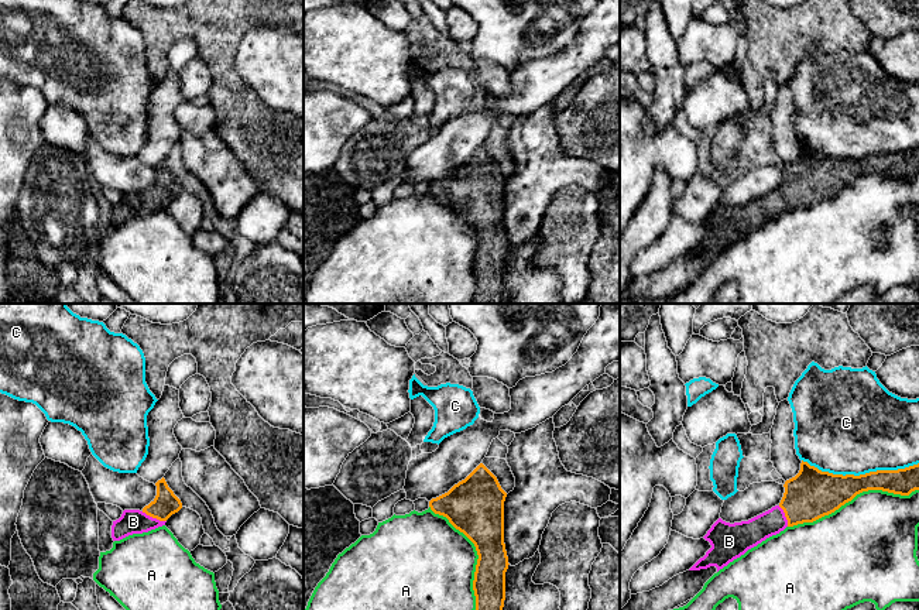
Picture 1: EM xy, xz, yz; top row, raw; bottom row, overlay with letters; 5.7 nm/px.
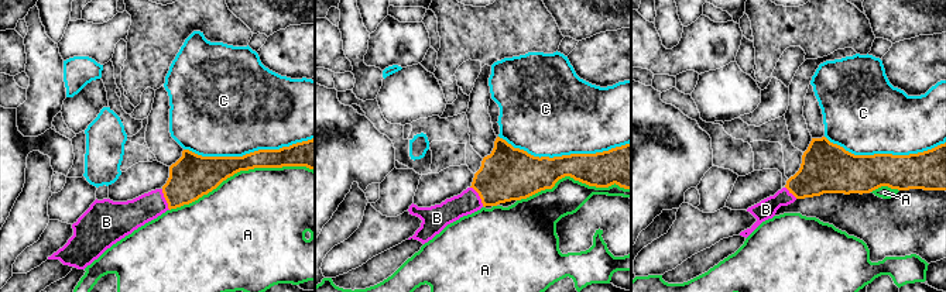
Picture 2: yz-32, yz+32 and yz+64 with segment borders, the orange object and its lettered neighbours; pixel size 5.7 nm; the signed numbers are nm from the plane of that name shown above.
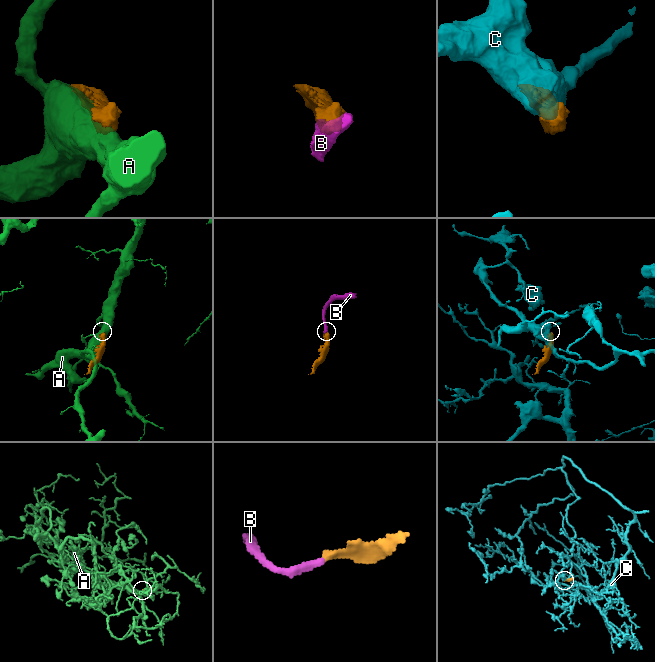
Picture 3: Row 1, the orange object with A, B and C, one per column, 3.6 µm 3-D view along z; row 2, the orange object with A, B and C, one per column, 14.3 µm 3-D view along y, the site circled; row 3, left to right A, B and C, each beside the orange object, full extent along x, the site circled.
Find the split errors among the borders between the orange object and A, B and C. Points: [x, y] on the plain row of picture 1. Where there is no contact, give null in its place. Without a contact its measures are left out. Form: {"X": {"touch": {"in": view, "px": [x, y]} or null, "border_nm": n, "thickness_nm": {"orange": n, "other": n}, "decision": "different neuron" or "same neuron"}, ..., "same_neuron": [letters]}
{"A": {"touch": {"in": "yz", "px": [853, 181]}, "border_nm": 800, "thickness_nm": {"orange": 280, "other": 480}, "decision": "different neuron"}, "B": {"touch": {"in": "xy", "px": [154, 201]}, "border_nm": 160, "thickness_nm": {"orange": 140, "other": 140}, "decision": "same neuron"}, "C": {"touch": {"in": "yz", "px": [860, 158]}, "border_nm": 650, "thickness_nm": {"orange": 260, "other": 500}, "decision": "different neuron"}, "same_neuron": ["B"]}

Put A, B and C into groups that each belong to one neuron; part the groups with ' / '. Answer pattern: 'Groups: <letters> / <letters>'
Groups: A / B / C

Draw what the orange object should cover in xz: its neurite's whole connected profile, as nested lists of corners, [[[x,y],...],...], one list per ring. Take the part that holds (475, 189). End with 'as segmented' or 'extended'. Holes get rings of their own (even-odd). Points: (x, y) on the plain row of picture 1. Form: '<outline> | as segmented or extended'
[[[480,147],[464,164],[429,185],[435,198],[446,201],[476,230],[473,304],[504,304],[505,256],[510,249],[504,227],[505,181],[497,161]]] | as segmented

